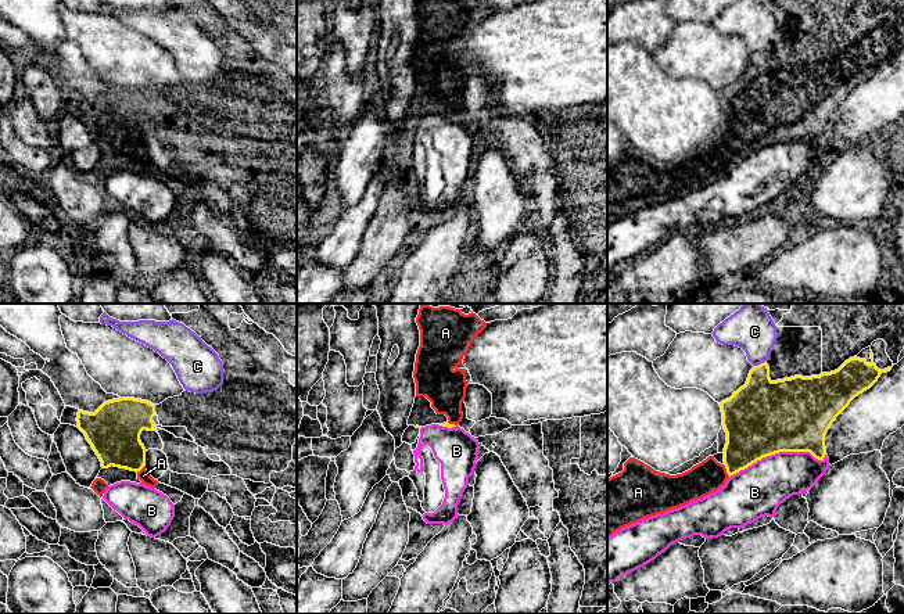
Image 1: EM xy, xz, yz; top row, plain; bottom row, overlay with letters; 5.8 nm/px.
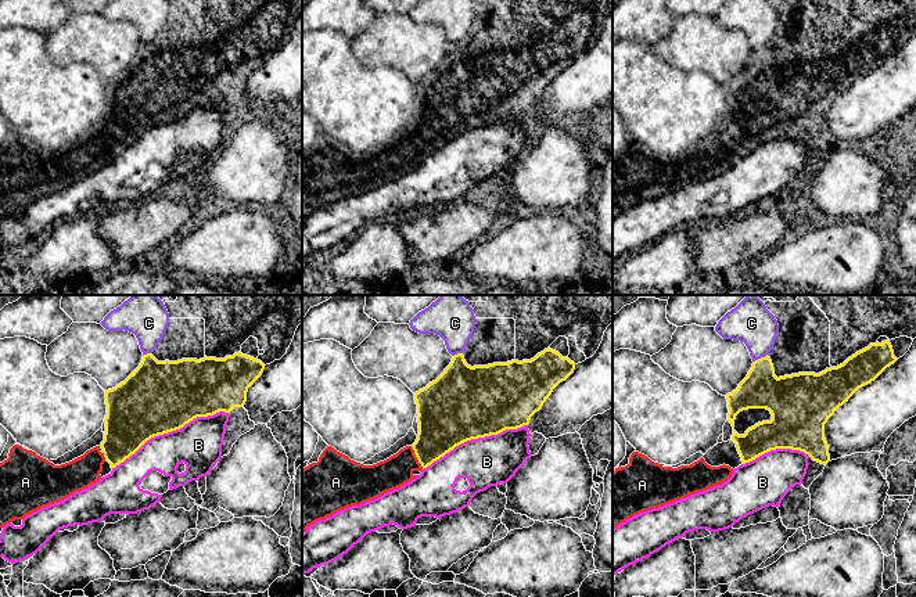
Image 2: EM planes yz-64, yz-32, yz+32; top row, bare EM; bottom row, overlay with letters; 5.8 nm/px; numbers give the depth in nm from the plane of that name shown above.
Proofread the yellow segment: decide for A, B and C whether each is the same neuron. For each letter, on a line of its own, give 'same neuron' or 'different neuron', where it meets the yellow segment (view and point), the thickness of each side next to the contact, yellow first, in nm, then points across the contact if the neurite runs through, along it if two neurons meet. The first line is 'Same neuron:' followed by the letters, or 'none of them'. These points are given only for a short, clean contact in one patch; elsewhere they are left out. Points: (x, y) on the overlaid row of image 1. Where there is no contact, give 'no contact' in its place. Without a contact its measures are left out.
Same neuron: A
A: same neuron; contact yz (727, 471); calibres 280 and 190 nm; way yz (750, 435), (727, 471), (709, 476)
B: different neuron; contact yz (778, 452); calibres 440 and 300 nm
C: different neuron; contact yz (761, 363); calibres 320 and 260 nm; border yz (766, 361), (754, 366)

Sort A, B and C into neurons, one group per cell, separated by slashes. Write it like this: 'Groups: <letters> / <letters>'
Groups: A / B / C

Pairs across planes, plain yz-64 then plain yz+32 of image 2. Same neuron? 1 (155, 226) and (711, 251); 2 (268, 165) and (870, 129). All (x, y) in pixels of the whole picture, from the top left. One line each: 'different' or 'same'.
1: same
2: different

